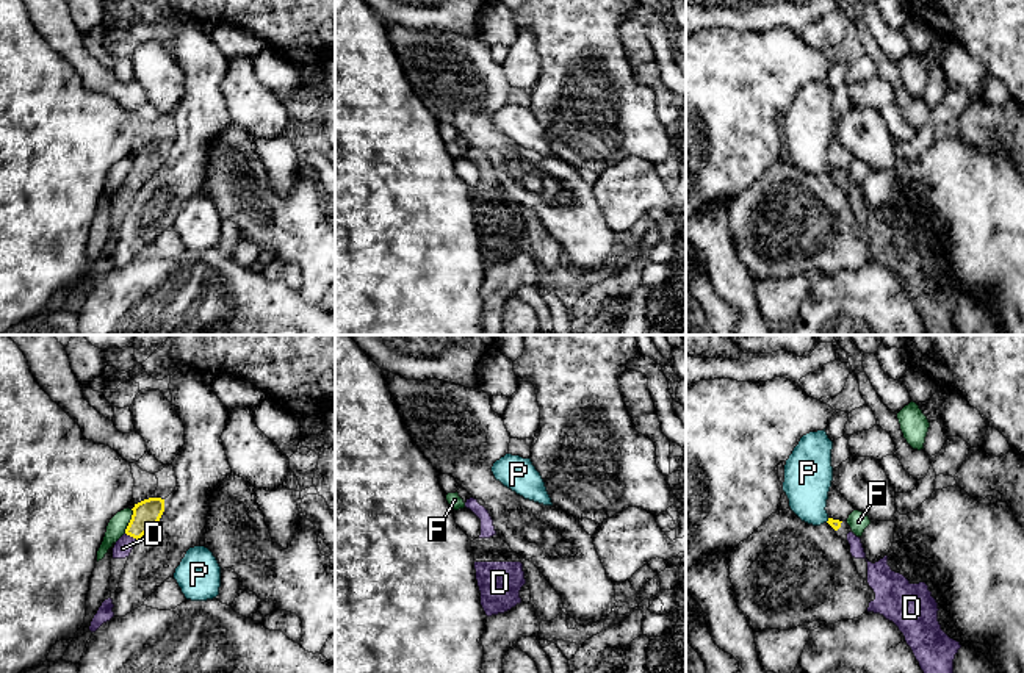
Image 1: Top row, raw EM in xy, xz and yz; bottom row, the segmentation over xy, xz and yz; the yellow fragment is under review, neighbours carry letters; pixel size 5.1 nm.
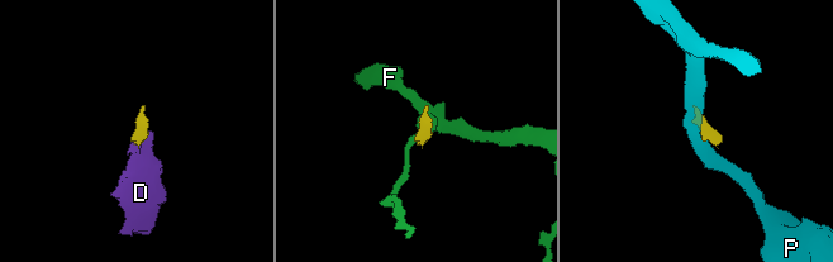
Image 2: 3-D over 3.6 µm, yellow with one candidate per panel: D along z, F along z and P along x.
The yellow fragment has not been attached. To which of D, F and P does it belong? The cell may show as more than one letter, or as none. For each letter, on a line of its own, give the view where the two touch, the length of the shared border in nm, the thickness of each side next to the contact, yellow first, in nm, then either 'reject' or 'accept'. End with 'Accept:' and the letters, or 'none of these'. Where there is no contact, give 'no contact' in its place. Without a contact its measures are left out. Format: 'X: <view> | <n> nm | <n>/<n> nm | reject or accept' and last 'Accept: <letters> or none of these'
D: xy | 80 nm | 140/90 nm | accept
F: xy | 130 nm | 140/100 nm | reject
P: yz | 30 nm | 50/240 nm | reject
Accept: D

